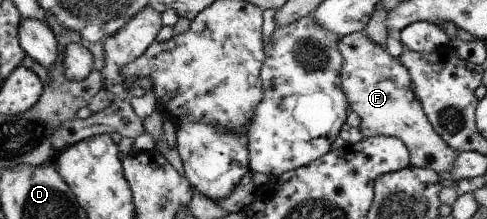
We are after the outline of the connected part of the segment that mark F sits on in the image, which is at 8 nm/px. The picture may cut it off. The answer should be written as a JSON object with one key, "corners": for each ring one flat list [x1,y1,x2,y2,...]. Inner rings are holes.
{"corners":[[361,32,342,36,338,49,343,55,341,86,349,101,349,111,360,116,358,128,363,137,392,136,401,139,408,148,412,166,430,168,438,173,451,172,458,152,454,151,430,125,414,95,408,70,388,54,385,48,364,38]]}

